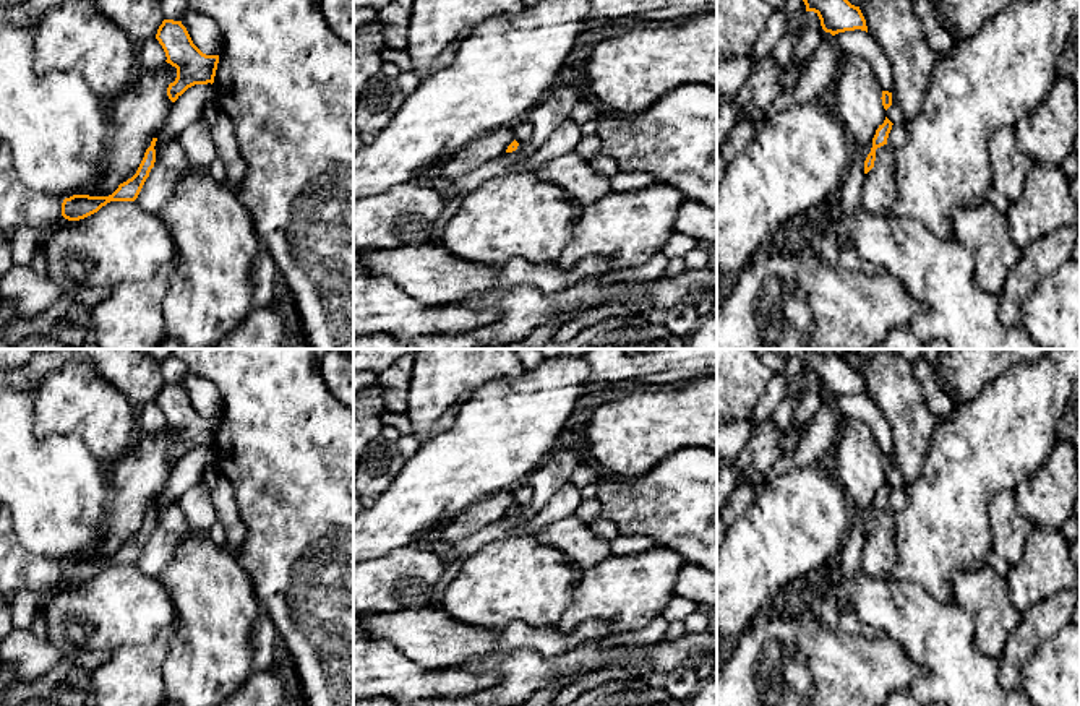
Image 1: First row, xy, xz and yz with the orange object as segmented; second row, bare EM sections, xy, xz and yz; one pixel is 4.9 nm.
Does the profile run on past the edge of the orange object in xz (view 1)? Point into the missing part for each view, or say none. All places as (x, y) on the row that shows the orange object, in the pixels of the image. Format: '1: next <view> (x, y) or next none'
1: next none

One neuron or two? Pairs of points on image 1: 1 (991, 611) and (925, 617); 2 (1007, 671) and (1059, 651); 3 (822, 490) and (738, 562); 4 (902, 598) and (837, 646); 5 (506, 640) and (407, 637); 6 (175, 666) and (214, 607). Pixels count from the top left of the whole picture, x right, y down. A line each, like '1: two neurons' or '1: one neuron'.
1: two neurons
2: two neurons
3: one neuron
4: two neurons
5: one neuron
6: one neuron

